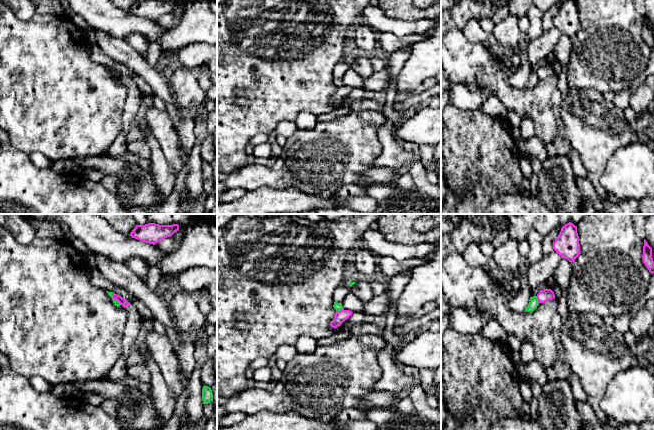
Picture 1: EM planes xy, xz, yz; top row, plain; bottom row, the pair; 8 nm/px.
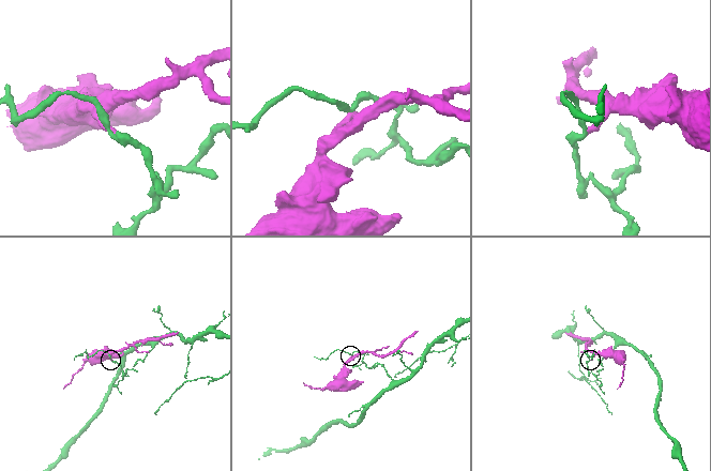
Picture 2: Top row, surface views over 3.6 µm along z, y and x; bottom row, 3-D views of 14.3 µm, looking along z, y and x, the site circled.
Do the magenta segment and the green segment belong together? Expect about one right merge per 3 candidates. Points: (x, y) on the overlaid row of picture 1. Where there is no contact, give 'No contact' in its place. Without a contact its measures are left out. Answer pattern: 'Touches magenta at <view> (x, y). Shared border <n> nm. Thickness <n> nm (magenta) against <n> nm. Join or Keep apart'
Touches magenta at xy (114, 298). Shared border 130 nm. Thickness 60 nm (magenta) against 50 nm. Keep apart

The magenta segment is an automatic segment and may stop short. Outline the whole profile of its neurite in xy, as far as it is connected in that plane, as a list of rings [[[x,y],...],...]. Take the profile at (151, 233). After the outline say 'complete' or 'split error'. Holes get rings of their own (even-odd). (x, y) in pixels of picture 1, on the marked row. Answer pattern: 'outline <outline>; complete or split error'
outline [[[148,223],[145,225],[136,225],[129,236],[142,242],[155,245],[159,241],[167,237],[171,237],[178,230],[178,224],[159,225],[155,223]]]; complete

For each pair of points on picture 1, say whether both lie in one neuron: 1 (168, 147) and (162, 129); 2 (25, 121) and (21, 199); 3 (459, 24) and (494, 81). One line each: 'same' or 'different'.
1: same
2: different
3: different

